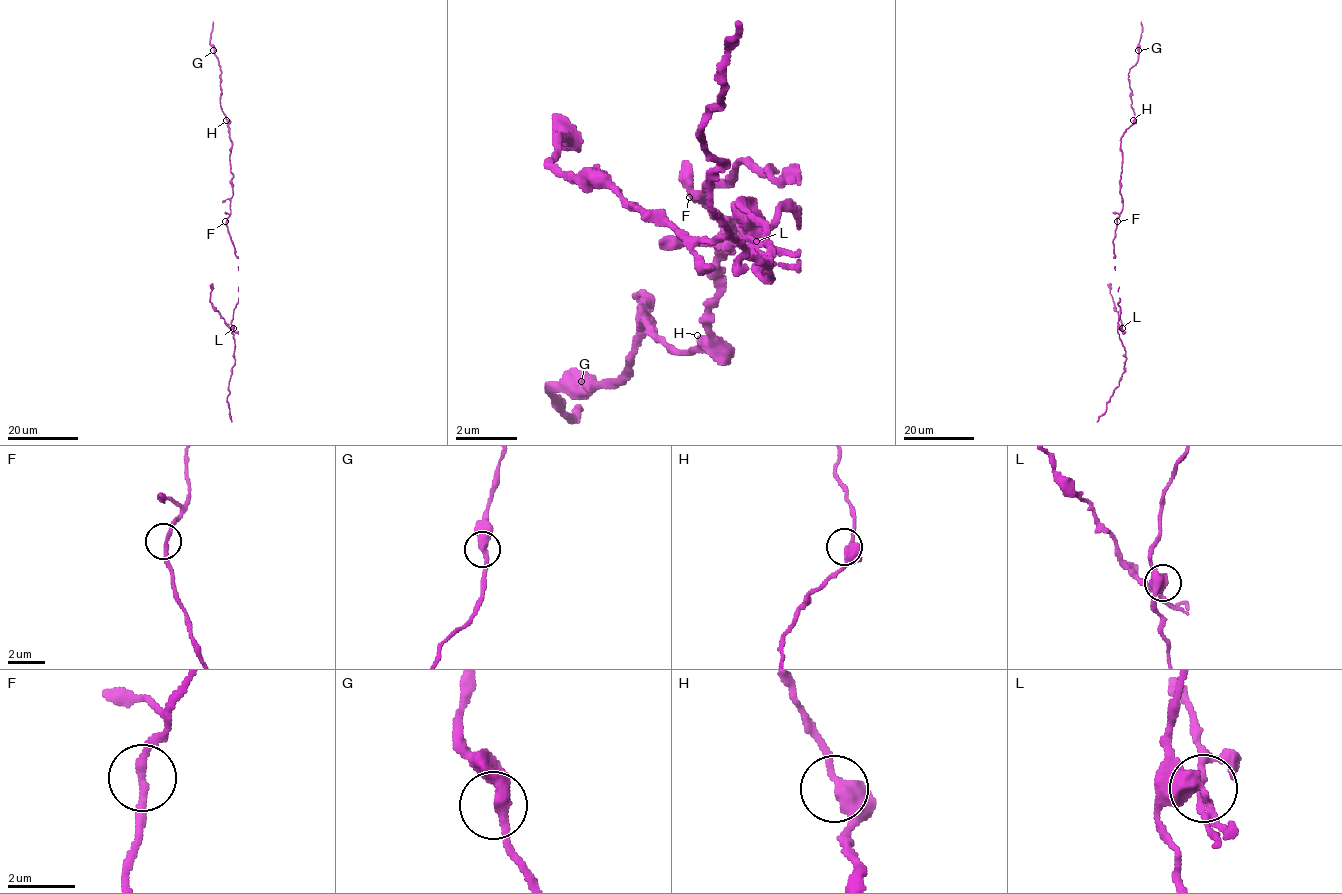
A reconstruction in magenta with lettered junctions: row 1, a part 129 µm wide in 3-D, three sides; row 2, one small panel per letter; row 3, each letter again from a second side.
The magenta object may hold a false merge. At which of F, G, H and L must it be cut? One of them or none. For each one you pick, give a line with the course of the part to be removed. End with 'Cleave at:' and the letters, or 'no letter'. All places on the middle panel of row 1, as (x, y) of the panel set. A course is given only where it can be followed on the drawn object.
L: (758, 243), (727, 235), (681, 235), (550, 158), (566, 120)
Cleave at: L

